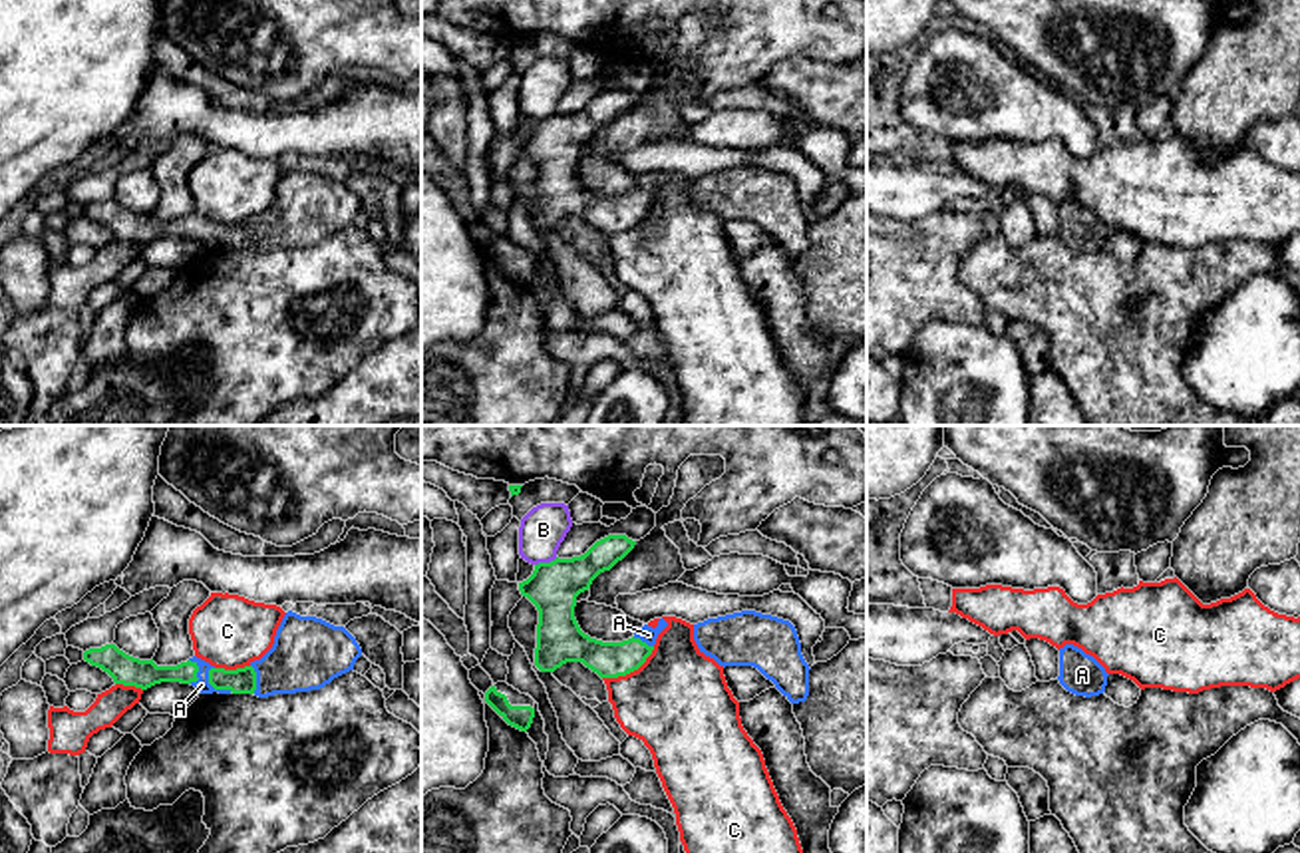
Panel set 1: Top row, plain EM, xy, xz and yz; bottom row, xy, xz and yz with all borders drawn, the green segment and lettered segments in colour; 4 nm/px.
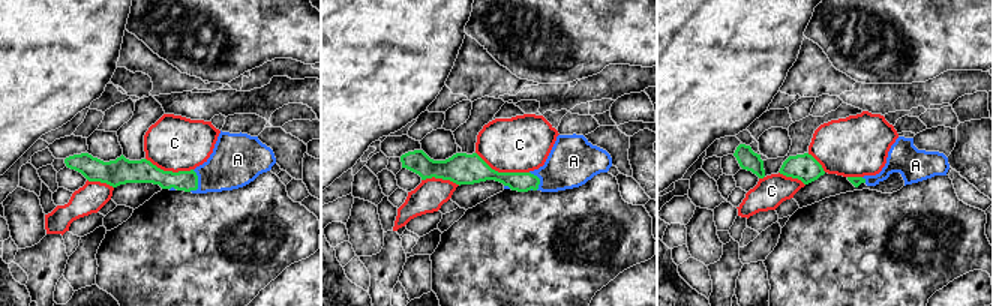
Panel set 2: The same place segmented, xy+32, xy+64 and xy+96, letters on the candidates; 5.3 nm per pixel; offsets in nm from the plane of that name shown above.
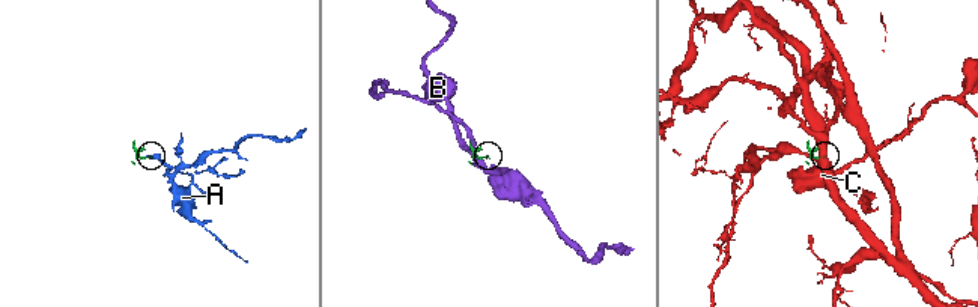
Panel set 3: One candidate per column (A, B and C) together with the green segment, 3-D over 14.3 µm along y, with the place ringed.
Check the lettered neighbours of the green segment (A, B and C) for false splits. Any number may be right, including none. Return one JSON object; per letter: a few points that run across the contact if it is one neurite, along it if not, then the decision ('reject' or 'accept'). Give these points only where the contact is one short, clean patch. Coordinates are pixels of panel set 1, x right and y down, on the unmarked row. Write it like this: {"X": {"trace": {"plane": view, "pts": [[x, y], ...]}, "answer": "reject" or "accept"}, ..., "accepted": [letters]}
{"A": {"trace": {"plane": "xy", "pts": [[243, 235], [213, 241], [201, 239]]}, "answer": "accept"}, "B": {"trace": {"plane": "xz", "pts": [[557, 112], [535, 120]]}, "answer": "reject"}, "C": {"answer": "reject"}, "accepted": ["A"]}

